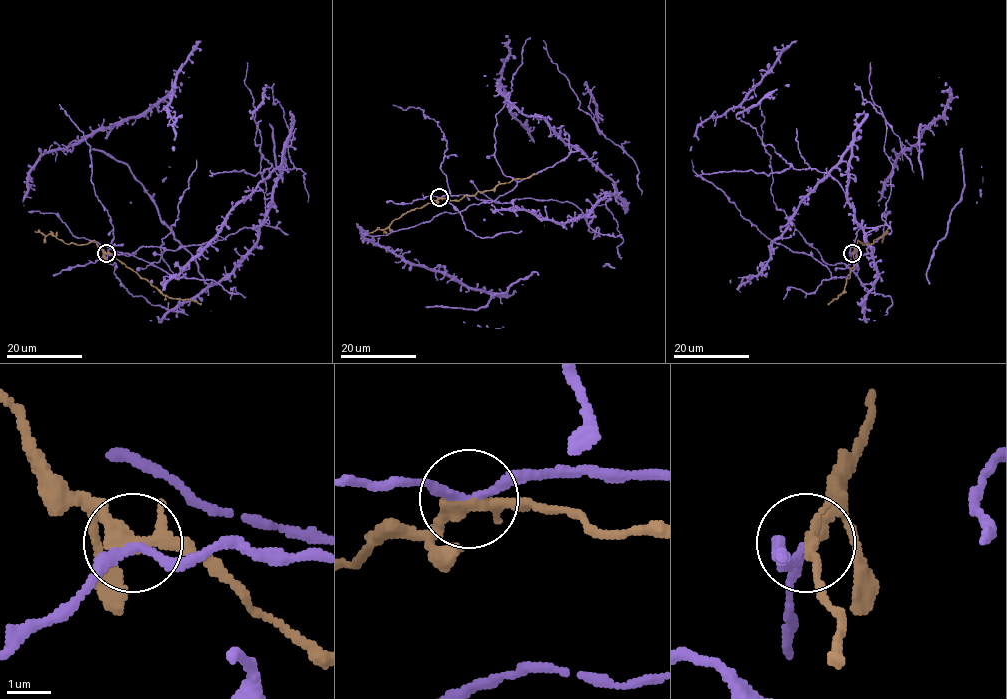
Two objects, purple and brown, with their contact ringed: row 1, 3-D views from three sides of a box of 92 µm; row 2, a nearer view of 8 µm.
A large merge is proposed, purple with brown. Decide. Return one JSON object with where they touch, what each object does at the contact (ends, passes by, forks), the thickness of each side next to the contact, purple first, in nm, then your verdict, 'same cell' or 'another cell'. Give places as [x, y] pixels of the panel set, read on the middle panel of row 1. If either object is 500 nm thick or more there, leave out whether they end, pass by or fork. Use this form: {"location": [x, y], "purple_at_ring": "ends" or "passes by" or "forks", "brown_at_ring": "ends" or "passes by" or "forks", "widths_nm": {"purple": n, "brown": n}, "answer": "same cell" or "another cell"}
{"location": [439, 197], "purple_at_ring": "passes by", "brown_at_ring": "forks", "widths_nm": {"purple": 190, "brown": 280}, "answer": "another cell"}

